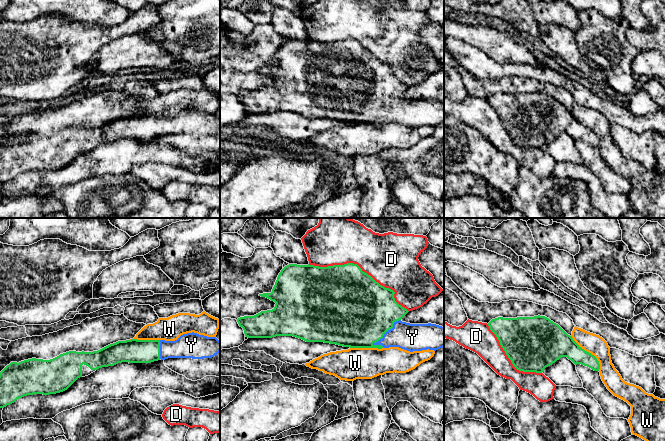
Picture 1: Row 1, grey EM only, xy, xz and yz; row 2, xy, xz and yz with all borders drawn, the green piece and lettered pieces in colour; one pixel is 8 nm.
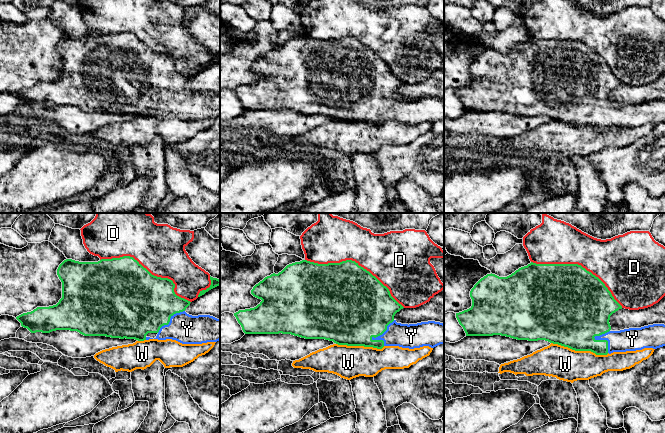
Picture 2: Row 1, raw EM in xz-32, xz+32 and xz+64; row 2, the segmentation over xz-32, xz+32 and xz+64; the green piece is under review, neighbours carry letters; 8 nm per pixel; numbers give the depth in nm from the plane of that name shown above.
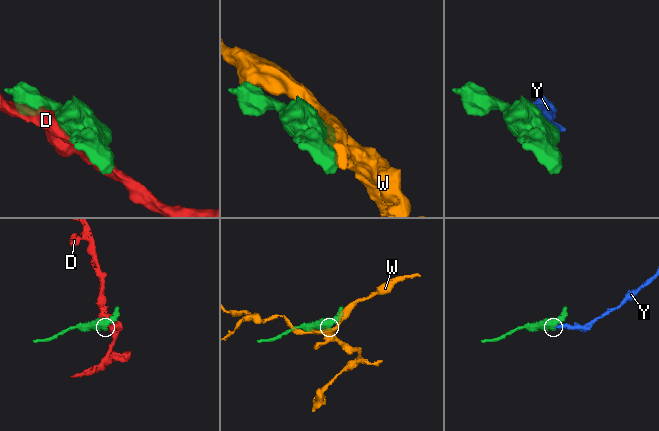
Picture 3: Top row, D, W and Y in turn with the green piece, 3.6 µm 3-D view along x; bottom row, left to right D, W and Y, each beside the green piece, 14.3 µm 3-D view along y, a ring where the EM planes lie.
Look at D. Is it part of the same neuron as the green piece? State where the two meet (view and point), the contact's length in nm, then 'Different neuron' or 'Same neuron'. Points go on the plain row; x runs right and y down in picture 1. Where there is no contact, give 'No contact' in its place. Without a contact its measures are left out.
Touches green at xz (361, 46). Shared border 900 nm. Different neuron

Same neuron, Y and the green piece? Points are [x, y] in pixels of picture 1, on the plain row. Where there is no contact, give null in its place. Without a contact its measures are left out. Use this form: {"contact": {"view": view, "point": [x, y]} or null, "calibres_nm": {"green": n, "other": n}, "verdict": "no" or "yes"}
{"contact": {"view": "xz", "point": [386, 107]}, "calibres_nm": {"green": 500, "other": 220}, "verdict": "yes"}

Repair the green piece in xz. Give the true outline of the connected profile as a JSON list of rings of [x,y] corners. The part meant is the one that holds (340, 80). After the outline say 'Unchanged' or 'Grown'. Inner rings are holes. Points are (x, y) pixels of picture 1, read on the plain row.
[[[347,39],[344,41],[333,41],[328,43],[319,43],[314,41],[297,41],[289,40],[285,42],[279,49],[275,61],[271,69],[259,70],[261,73],[266,73],[271,77],[274,77],[275,83],[272,86],[261,87],[254,92],[244,92],[237,95],[240,103],[243,104],[244,110],[248,114],[272,114],[276,112],[293,112],[302,115],[306,118],[324,118],[330,120],[336,120],[343,123],[350,124],[389,124],[399,123],[401,125],[413,128],[422,126],[438,126],[444,123],[444,103],[436,100],[410,100],[402,98],[401,95],[409,88],[406,84],[399,81],[394,74],[395,68],[389,64],[385,64],[376,58],[370,51],[363,48],[362,45],[353,39]]]. Grown

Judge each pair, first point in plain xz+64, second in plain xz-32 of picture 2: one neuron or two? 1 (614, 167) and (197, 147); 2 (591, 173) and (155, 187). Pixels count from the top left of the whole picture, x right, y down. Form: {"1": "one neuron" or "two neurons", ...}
{"1": "one neuron", "2": "one neuron"}

